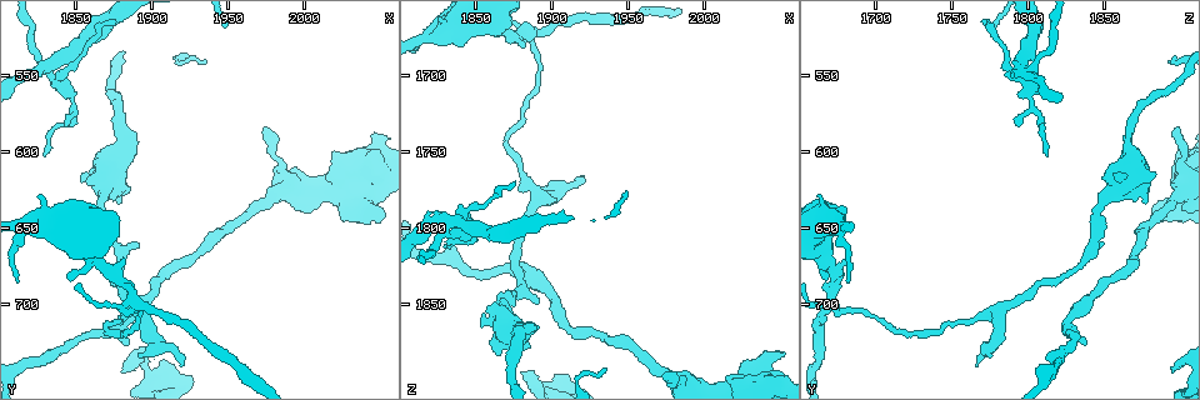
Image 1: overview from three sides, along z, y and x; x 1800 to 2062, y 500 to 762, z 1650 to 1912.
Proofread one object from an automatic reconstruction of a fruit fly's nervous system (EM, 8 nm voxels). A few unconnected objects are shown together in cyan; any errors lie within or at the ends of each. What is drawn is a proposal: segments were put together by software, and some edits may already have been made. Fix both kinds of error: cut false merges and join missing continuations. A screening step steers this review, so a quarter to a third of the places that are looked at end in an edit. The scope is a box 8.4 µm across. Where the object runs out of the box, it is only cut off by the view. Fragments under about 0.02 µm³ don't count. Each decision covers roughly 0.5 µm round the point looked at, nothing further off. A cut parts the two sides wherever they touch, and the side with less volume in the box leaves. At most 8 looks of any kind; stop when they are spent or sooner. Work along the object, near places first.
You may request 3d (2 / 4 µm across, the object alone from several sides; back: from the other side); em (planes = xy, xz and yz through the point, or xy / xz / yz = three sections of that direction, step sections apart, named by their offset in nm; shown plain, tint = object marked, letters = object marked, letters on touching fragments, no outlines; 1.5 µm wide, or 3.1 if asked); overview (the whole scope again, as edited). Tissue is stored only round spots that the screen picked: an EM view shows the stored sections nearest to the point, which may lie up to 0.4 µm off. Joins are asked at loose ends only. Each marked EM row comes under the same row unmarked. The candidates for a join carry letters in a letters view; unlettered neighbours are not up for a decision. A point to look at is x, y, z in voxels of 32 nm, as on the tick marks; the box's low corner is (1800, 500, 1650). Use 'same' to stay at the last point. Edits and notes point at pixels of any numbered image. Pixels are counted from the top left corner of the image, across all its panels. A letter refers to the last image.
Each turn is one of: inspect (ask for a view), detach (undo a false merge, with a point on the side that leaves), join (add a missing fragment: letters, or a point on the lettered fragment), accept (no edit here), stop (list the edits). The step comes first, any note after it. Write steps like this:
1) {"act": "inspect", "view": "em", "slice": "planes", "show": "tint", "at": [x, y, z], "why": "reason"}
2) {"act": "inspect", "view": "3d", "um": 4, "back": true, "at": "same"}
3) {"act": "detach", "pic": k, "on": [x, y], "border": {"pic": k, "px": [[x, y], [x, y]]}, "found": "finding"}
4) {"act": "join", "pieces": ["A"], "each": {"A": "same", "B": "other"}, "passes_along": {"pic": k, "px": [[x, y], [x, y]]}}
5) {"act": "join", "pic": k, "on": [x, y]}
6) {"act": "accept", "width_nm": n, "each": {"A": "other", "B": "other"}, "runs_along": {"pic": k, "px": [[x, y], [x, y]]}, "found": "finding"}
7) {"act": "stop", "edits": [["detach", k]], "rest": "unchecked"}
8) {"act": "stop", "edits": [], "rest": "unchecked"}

{"act": "inspect", "view": "3d", "um": 2, "at": [1920, 740, 1766], "why": "free end"}

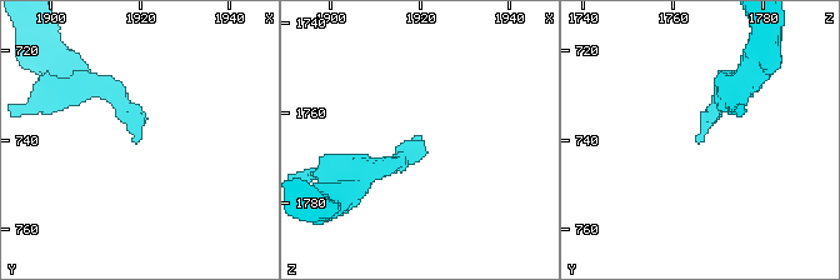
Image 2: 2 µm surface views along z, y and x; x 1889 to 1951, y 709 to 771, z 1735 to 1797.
{"act": "inspect", "view": "em", "slice": "xy", "step": 8, "show": "letters", "at": [1919, 740, 1767], "why": "shape alone is not enough"}

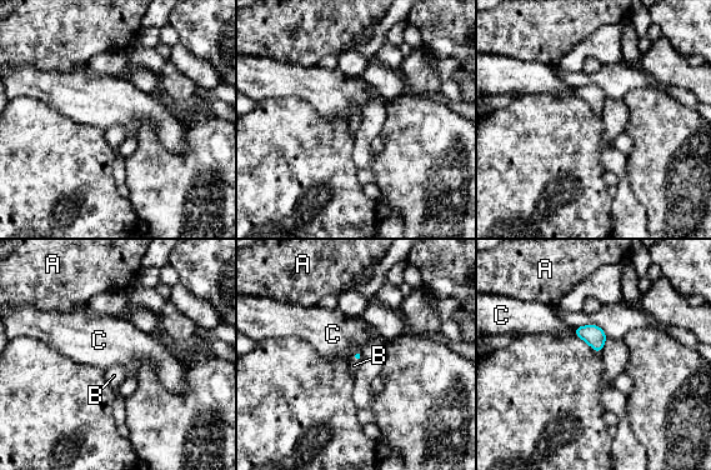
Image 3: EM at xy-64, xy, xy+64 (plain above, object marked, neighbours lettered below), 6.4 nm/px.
{"act": "inspect", "view": "em", "slice": "planes", "show": "letters", "at": "same", "why": "another direction"}

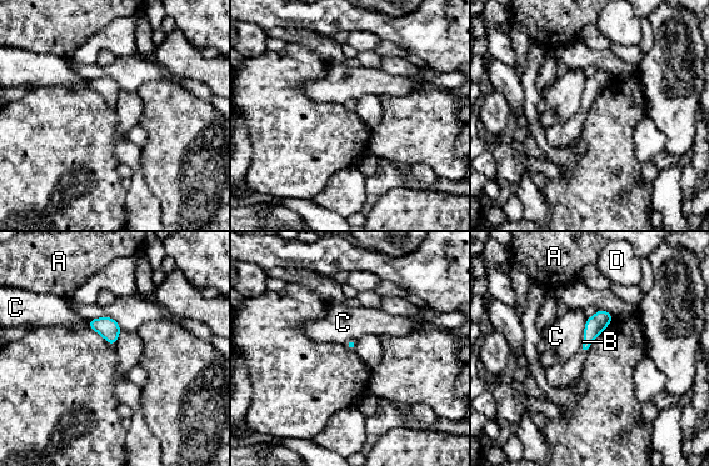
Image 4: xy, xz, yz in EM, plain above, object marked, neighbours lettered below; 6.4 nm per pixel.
{"act": "join", "pieces": ["B"], "longest_contact_nm": ["C", 100], "each": {"A": "other", "B": "same", "C": "other", "D": "other"}, "found": "it goes on there"}

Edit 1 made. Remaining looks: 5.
{"act": "inspect", "view": "3d", "um": 2, "at": [1880, 726, 1838], "why": "branch stops here"}

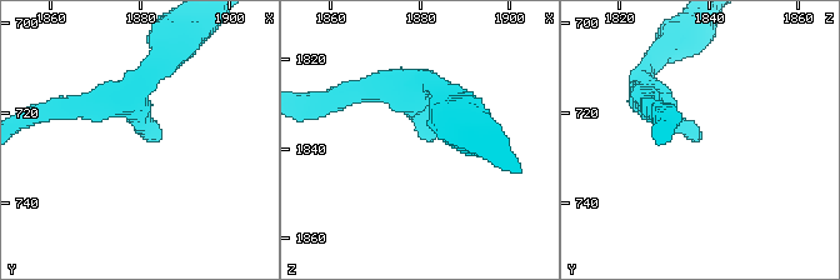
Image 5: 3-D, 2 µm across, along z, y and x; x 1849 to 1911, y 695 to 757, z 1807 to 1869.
{"act": "inspect", "view": "em", "slice": "planes", "show": "letters", "at": [1880, 726, 1837], "arm_widths_nm": [190, 200]}

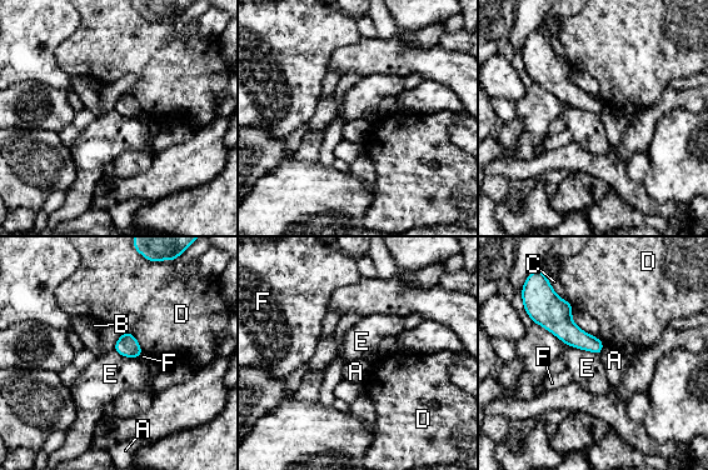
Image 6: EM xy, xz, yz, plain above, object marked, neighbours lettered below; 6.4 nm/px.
{"act": "accept", "each": {"A": "other", "B": "other", "C": "other", "D": "other", "E": "other", "F": "other"}, "border": {"pic": 6, "px": [[564, 343], [599, 355]]}, "found": "none of them fits"}

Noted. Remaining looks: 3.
{"act": "inspect", "view": "em", "slice": "planes", "show": "letters", "at": [1880, 744, 1894], "why": "branch stops here"}

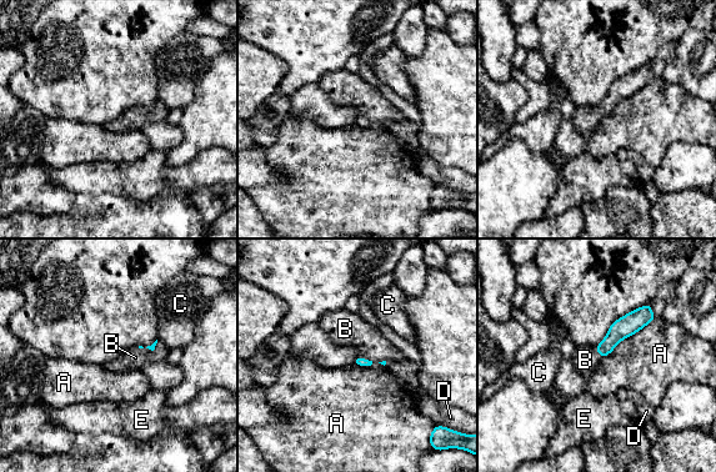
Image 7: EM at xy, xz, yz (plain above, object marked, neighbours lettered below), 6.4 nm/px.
{"act": "join", "pieces": ["B"], "each": {"A": "other", "B": "same", "C": "other", "D": "other", "E": "other"}, "passes_along": {"pic": 7, "px": [[360, 361], [364, 358], [345, 329]]}, "found": "the neuron continues"}

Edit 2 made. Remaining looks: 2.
{"act": "stop", "edits": [["join", 4], ["join", 7]], "rest": "unchecked"}

